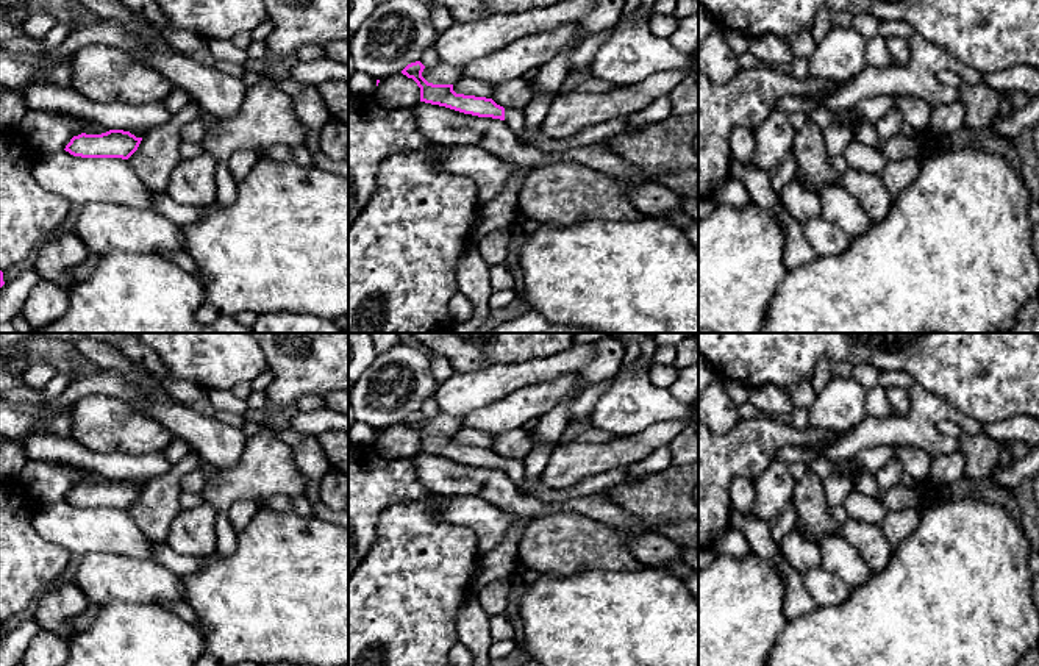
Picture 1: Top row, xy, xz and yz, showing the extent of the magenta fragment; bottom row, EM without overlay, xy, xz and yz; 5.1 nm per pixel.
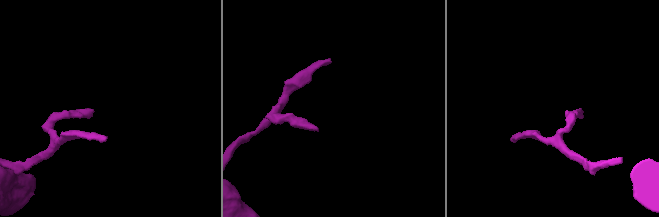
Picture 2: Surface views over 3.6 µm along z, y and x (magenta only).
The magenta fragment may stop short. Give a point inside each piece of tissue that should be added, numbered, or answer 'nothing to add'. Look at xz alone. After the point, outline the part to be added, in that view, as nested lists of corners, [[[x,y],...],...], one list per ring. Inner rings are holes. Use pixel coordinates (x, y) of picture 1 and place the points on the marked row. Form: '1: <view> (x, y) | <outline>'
1: xz (514, 119) | [[[505,108],[505,124],[516,136],[522,136],[528,130],[523,109]]]

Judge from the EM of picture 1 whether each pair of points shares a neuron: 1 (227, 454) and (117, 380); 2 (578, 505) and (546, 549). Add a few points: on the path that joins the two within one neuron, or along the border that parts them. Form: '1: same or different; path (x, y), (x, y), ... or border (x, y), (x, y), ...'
1: same; path (200, 432), (171, 413), (157, 410), (144, 399)
2: different; border (539, 515), (580, 512), (610, 524)

